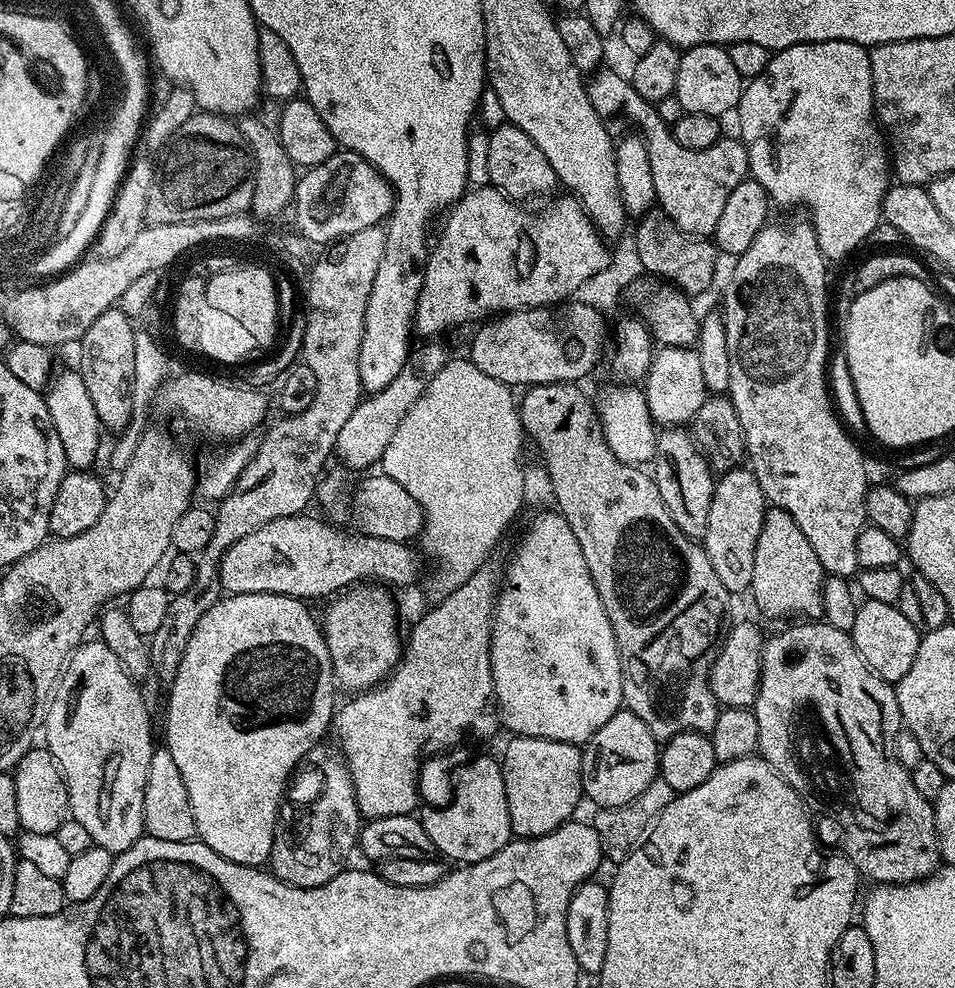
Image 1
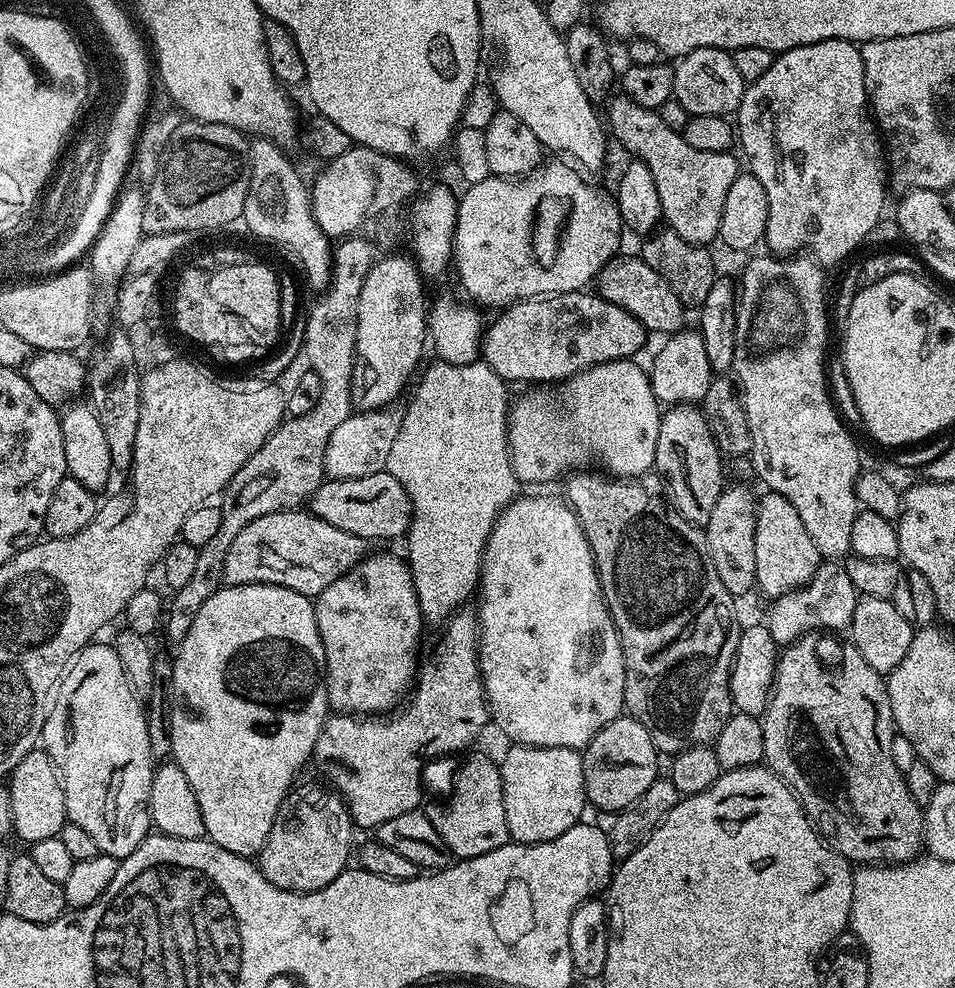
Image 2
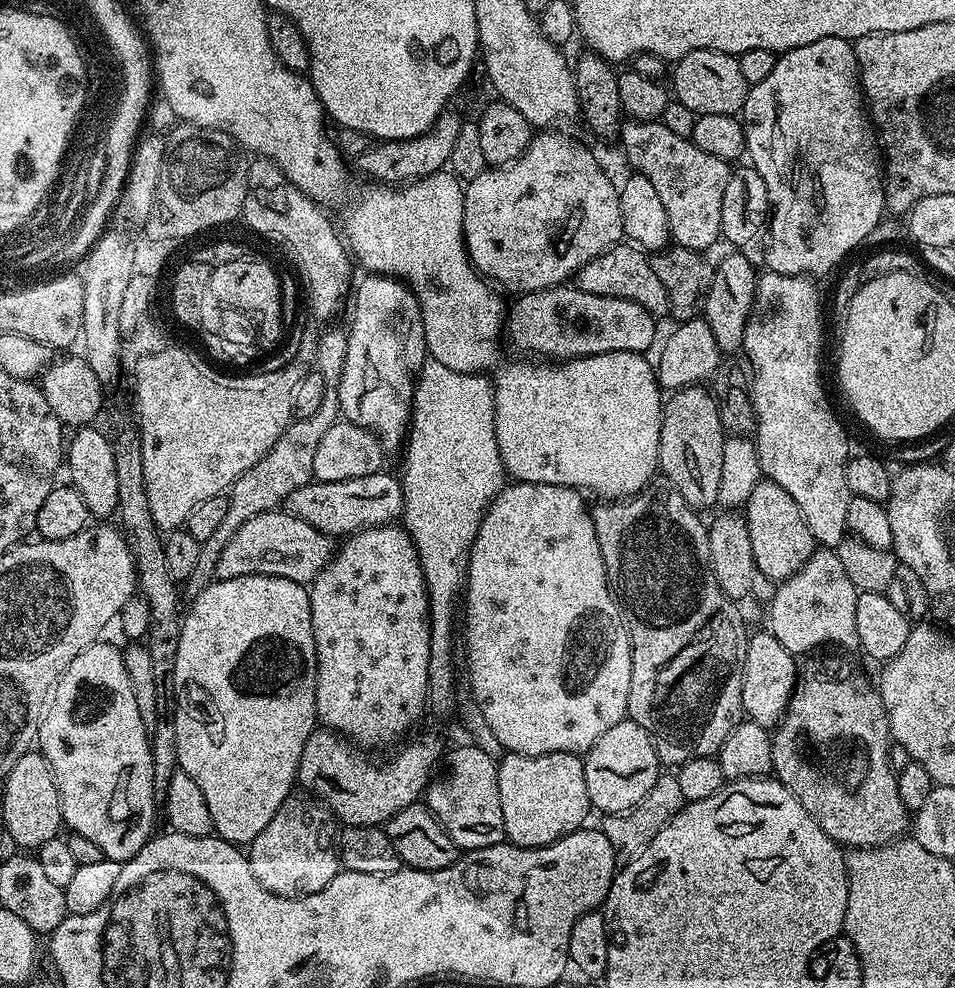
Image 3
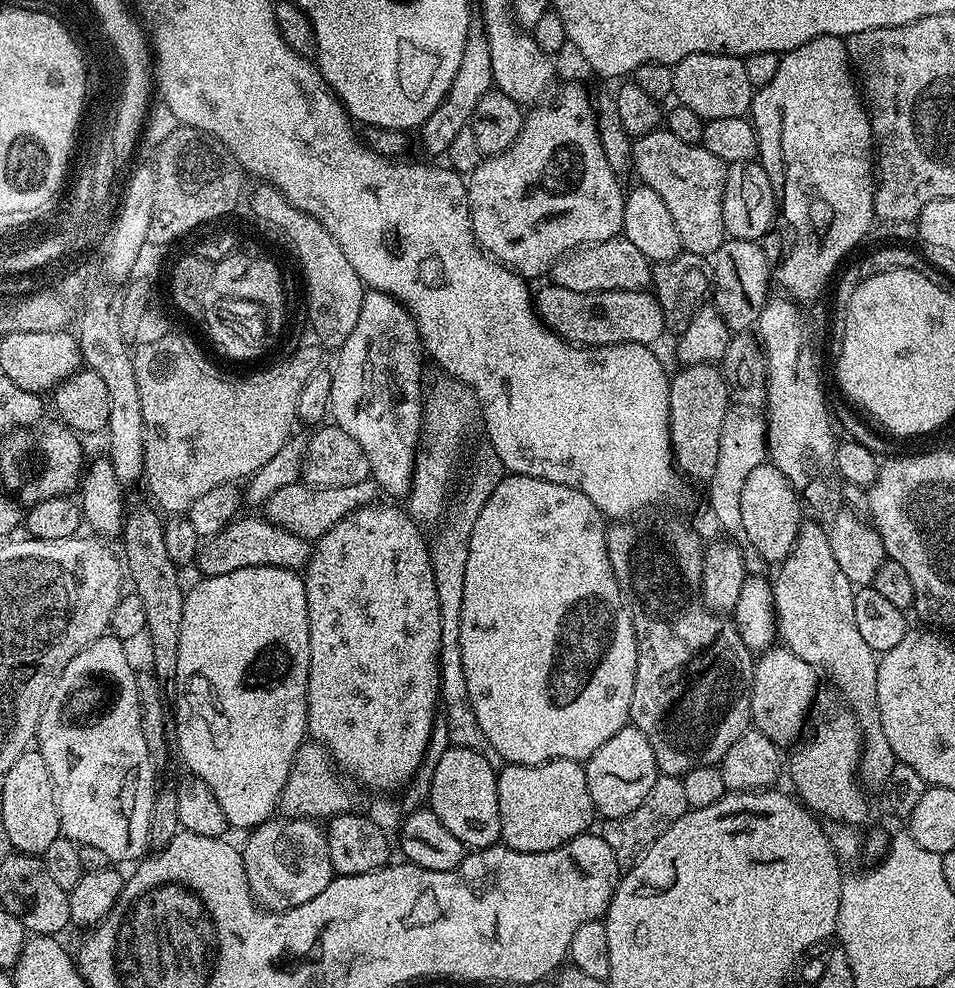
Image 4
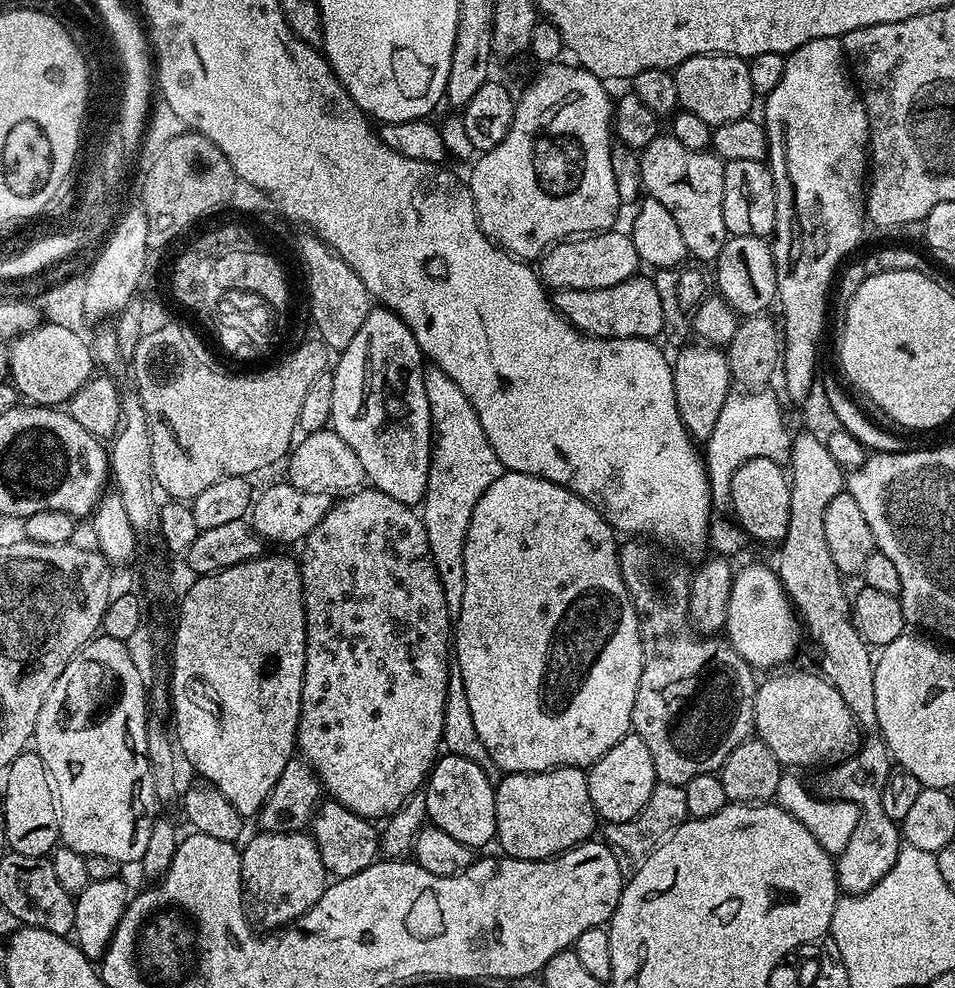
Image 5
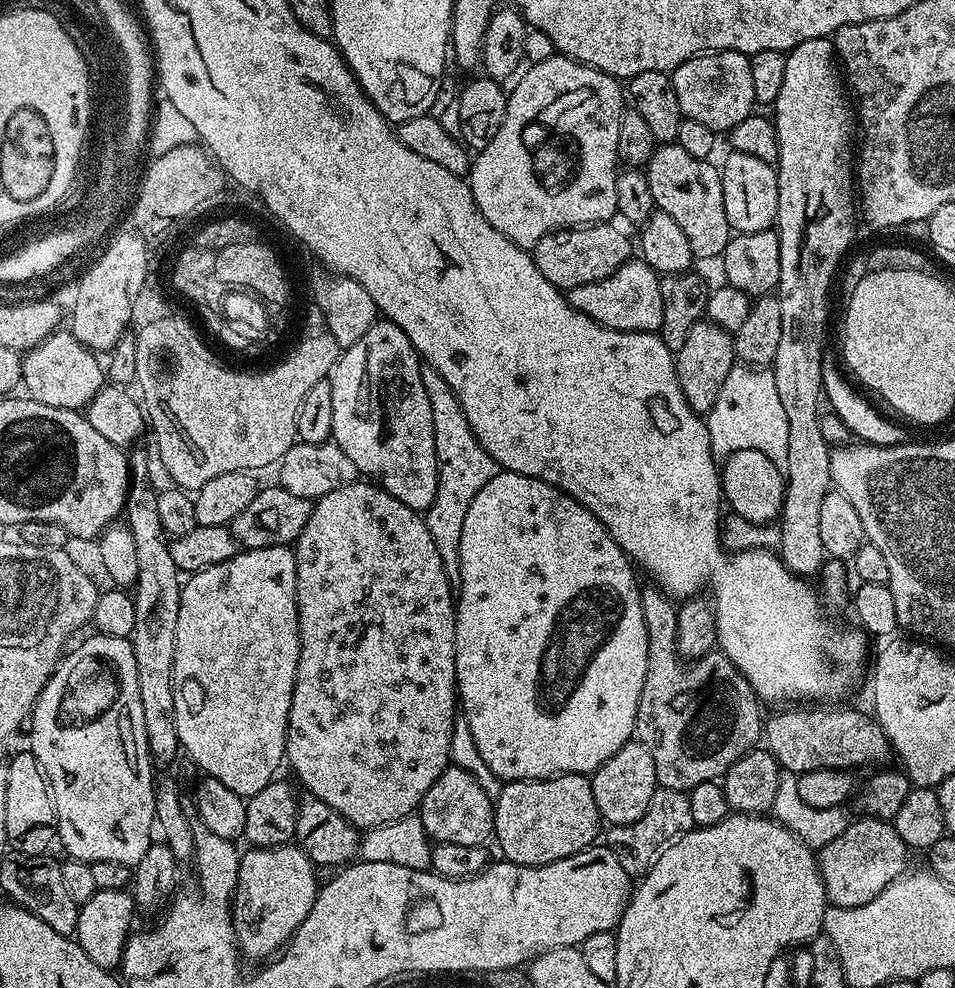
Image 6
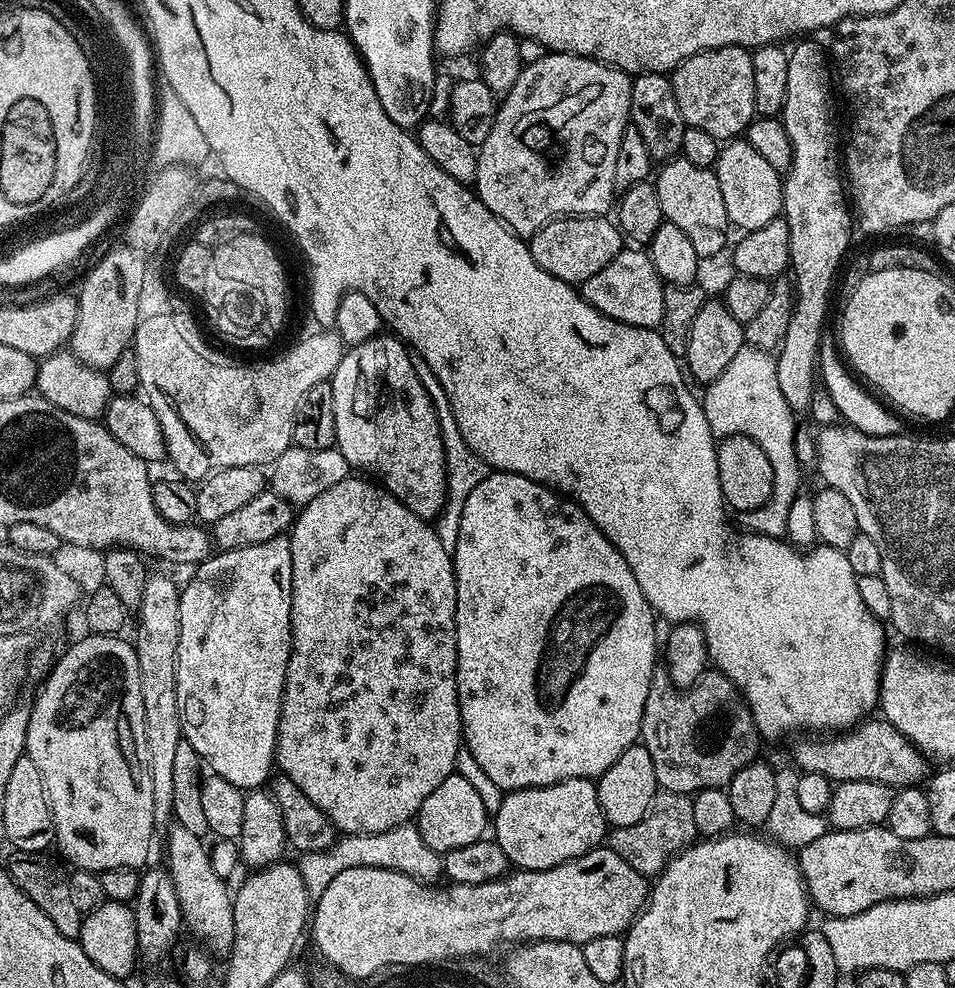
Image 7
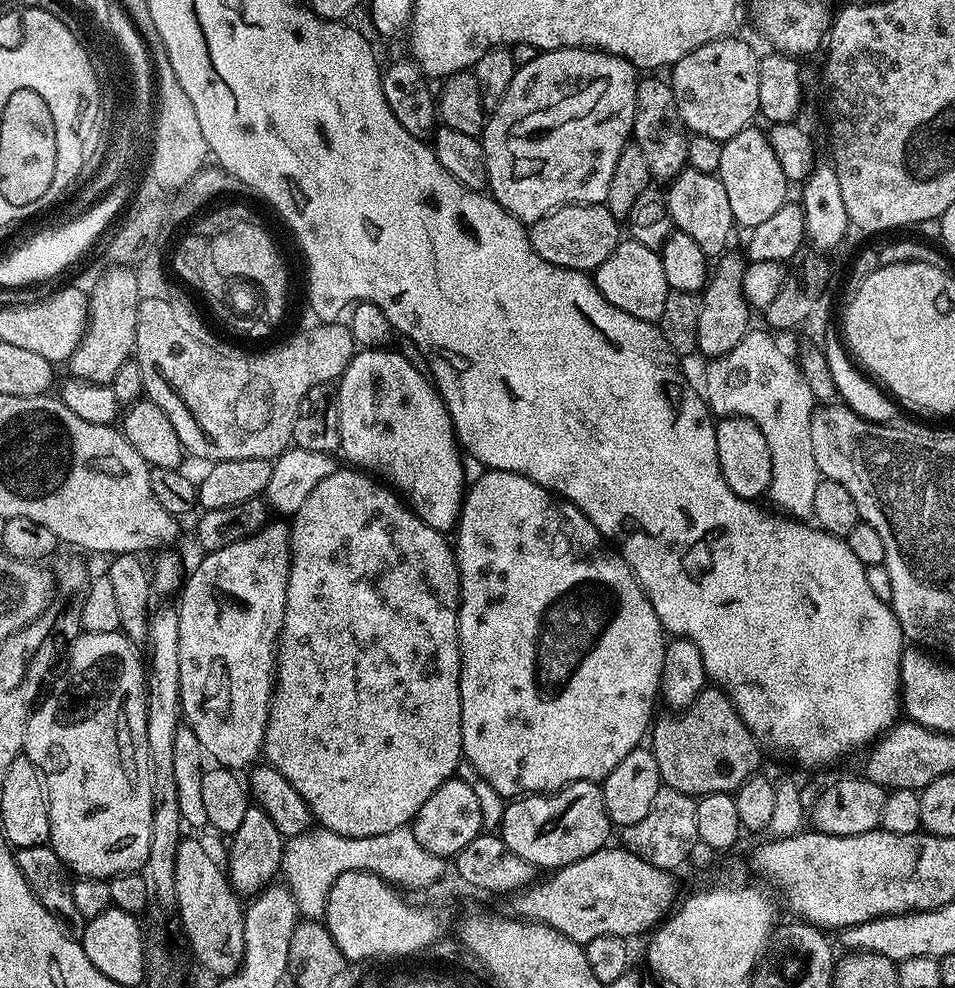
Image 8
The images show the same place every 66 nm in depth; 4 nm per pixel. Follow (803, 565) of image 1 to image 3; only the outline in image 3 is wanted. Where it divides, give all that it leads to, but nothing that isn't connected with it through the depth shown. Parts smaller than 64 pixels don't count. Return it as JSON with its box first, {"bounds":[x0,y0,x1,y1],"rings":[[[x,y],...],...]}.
{"bounds":[742,478,814,582],"rings":[[[761,478],[754,490],[750,490],[750,498],[742,505],[742,515],[750,530],[750,550],[754,554],[756,571],[763,579],[765,576],[771,582],[785,580],[812,557],[814,541],[802,518],[802,510],[798,510],[798,502],[794,502],[794,498],[790,498],[790,494],[786,494],[786,490],[782,490],[782,486],[778,486],[773,480]]]}

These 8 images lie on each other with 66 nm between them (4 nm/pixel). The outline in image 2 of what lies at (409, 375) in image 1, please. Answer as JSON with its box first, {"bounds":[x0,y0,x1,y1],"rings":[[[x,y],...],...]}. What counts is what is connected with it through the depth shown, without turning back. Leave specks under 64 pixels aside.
{"bounds":[324,406,403,479],"rings":[[[396,406],[356,410],[342,422],[342,426],[334,429],[330,440],[326,442],[324,454],[324,471],[331,479],[366,478],[366,474],[378,474],[388,467],[390,450],[394,446],[394,438],[398,438],[398,430],[402,426],[403,411]]]}

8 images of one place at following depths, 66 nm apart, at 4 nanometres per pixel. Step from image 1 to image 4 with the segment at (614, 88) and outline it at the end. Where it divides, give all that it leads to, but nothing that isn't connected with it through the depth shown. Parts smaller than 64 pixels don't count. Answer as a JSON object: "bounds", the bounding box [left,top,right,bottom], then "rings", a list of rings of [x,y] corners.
{"bounds":[632,130,728,258],"rings":[[[657,130],[635,137],[632,146],[635,175],[640,175],[643,187],[654,190],[670,209],[683,251],[712,258],[726,239],[722,202],[724,179],[728,170],[724,161],[700,144],[687,144],[674,138],[667,130]]]}

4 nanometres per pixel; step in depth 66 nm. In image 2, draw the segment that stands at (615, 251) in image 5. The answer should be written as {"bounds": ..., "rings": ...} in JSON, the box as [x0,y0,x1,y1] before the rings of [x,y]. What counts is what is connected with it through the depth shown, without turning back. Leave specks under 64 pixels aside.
{"bounds":[598,258,686,334],"rings":[[[639,258],[620,259],[613,259],[612,263],[604,267],[603,272],[600,273],[598,277],[599,295],[614,302],[614,306],[622,306],[622,310],[634,314],[634,318],[638,318],[638,322],[642,322],[642,326],[649,333],[671,334],[681,331],[685,327],[686,306],[678,298],[678,294],[674,294],[674,290],[666,282],[666,278],[662,278],[662,274],[658,274],[658,270],[650,270],[650,266],[646,266],[644,260]]]}

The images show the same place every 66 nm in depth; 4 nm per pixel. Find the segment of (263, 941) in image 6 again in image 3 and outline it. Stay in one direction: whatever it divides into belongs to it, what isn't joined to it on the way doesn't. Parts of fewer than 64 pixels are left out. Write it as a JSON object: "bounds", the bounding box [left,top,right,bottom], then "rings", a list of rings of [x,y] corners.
{"bounds":[246,803,341,898],"rings":[[[319,803],[296,804],[280,808],[270,818],[270,826],[247,845],[246,855],[254,878],[267,892],[294,898],[318,894],[341,871],[337,852],[338,820],[327,806]]]}

